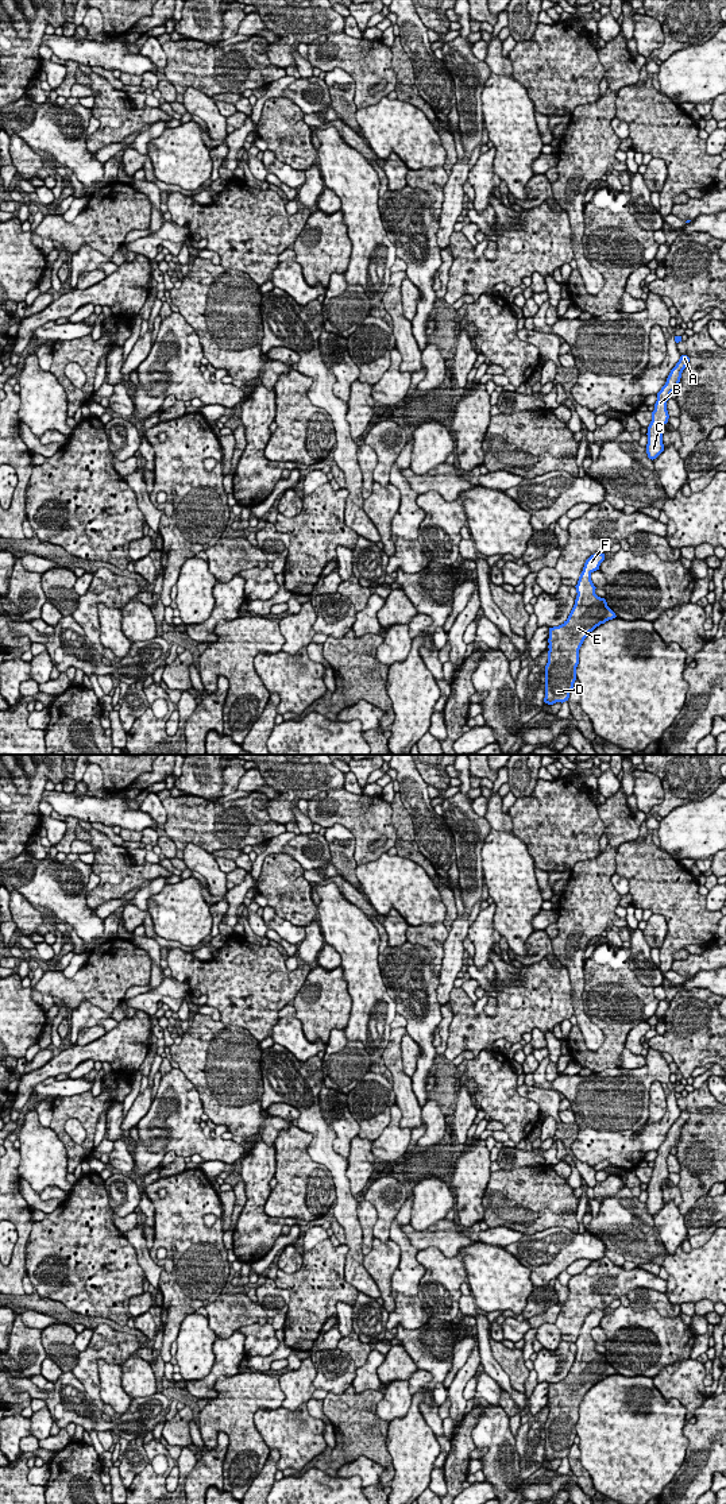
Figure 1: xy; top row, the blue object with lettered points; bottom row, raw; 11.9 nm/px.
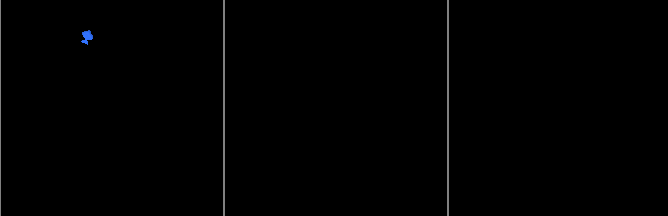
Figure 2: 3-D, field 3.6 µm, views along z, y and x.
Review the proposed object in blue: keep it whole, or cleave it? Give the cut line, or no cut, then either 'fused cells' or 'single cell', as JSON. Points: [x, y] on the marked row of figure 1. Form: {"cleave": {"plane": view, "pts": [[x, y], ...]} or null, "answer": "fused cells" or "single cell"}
{"cleave": null, "answer": "single cell"}

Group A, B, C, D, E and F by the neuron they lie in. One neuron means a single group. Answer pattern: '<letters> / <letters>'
A B C D E F

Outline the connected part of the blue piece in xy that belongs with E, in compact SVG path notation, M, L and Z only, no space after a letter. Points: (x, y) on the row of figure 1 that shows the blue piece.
M594 554L586 560L575 586L578 595L568 618L561 625L549 628L544 698L548 705L568 701L584 639L596 626L617 617L606 599L595 594L596 587L591 581L591 574L599 570L603 560L605 554Z

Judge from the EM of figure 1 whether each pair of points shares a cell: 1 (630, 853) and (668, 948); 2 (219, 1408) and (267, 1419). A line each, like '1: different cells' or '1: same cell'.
1: same cell
2: different cells

